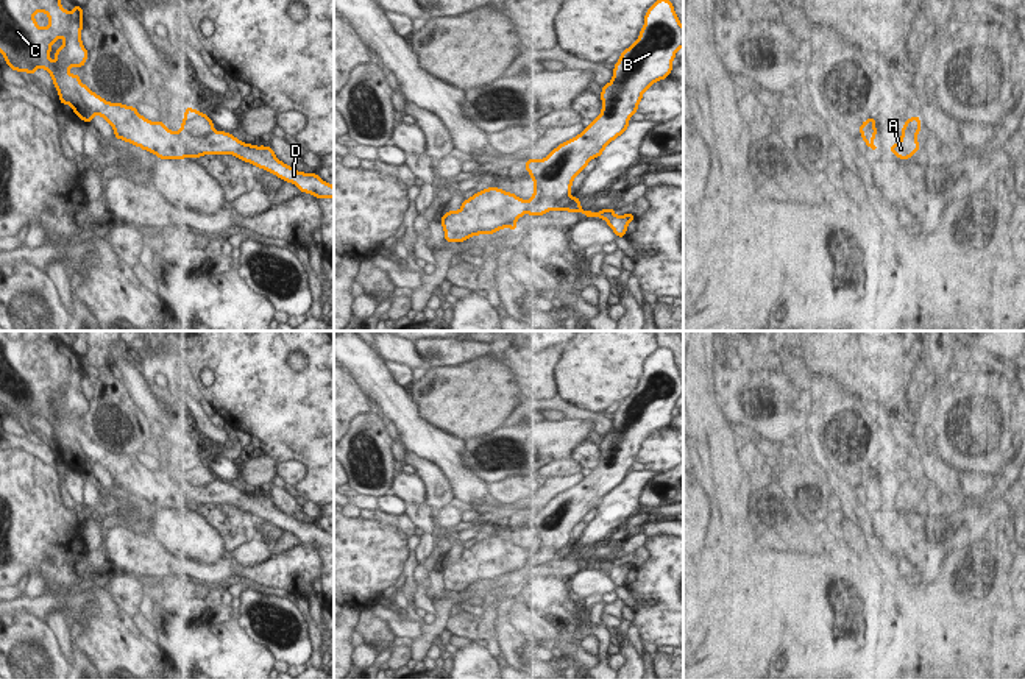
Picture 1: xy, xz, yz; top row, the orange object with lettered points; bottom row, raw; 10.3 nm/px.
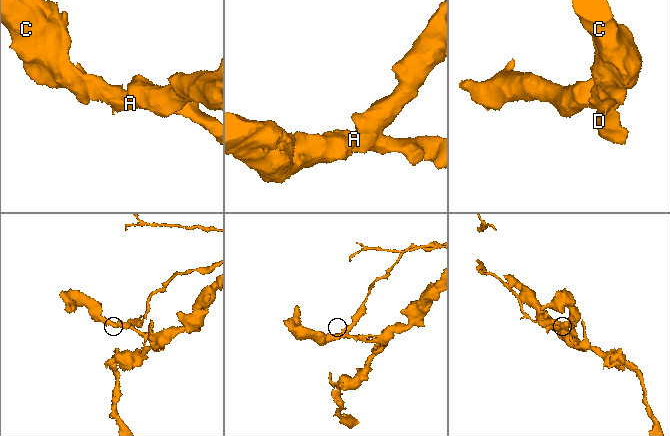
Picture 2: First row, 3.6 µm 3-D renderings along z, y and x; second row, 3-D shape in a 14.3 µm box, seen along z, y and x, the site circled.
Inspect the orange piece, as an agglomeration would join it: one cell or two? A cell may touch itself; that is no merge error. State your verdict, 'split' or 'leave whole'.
split

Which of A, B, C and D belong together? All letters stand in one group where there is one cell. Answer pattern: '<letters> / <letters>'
A C D / B

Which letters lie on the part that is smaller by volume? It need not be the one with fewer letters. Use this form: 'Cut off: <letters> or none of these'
Cut off: B

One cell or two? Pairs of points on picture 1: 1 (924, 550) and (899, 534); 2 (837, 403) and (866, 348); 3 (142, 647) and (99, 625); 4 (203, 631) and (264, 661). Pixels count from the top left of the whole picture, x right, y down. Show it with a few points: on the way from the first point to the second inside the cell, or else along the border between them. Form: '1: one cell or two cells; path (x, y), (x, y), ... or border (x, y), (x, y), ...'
1: one cell; path (918, 543), (905, 534)
2: two cells; border (819, 384), (837, 384), (858, 395), (874, 411)
3: one cell; path (131, 647), (120, 647), (109, 636)
4: one cell; path (219, 647), (234, 661), (248, 661)

